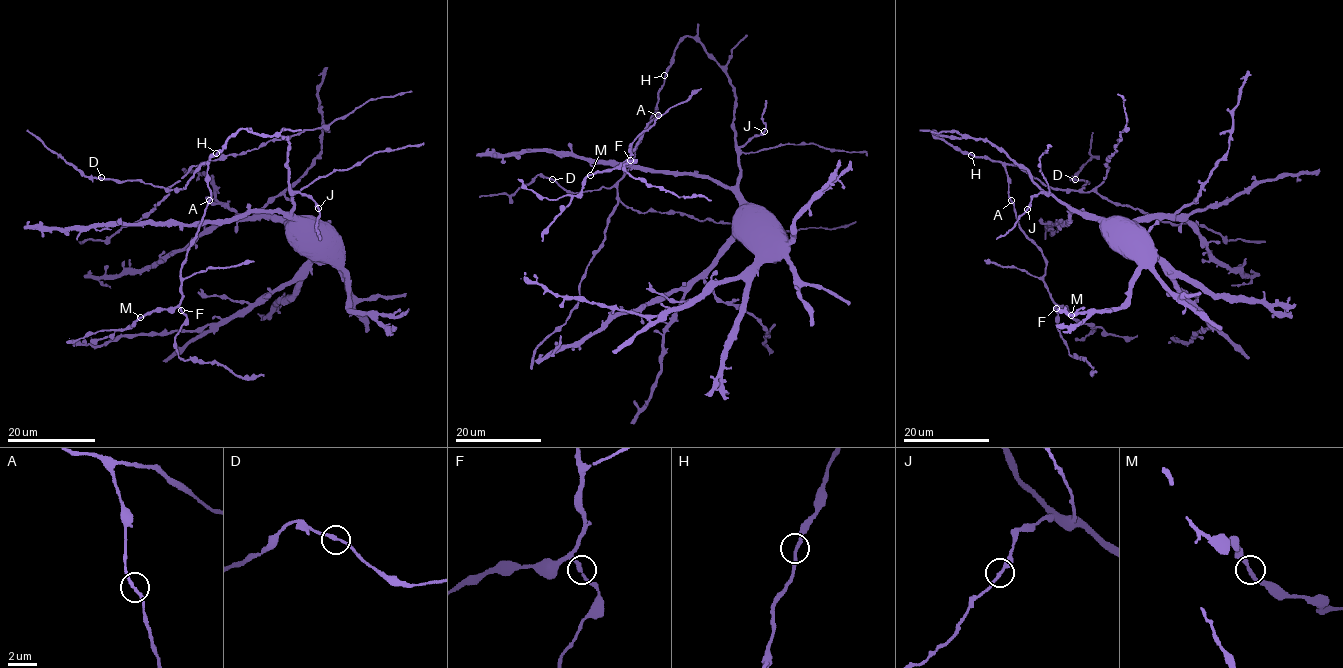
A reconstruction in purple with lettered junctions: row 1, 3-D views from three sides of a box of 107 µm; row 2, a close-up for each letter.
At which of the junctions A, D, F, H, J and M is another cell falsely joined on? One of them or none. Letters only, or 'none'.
none

